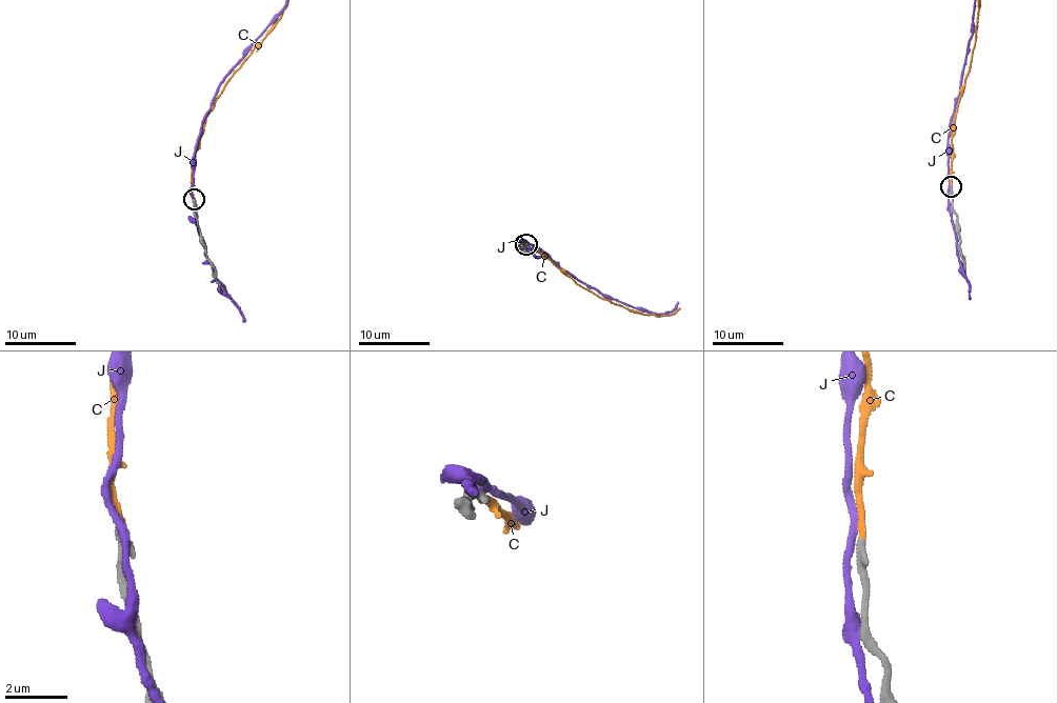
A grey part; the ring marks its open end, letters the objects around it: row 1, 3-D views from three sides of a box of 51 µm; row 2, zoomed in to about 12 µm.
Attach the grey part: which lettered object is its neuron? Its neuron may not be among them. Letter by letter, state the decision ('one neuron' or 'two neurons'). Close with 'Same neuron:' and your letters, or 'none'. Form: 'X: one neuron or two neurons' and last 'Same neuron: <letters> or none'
C: one neuron
J: two neurons
Same neuron: C

